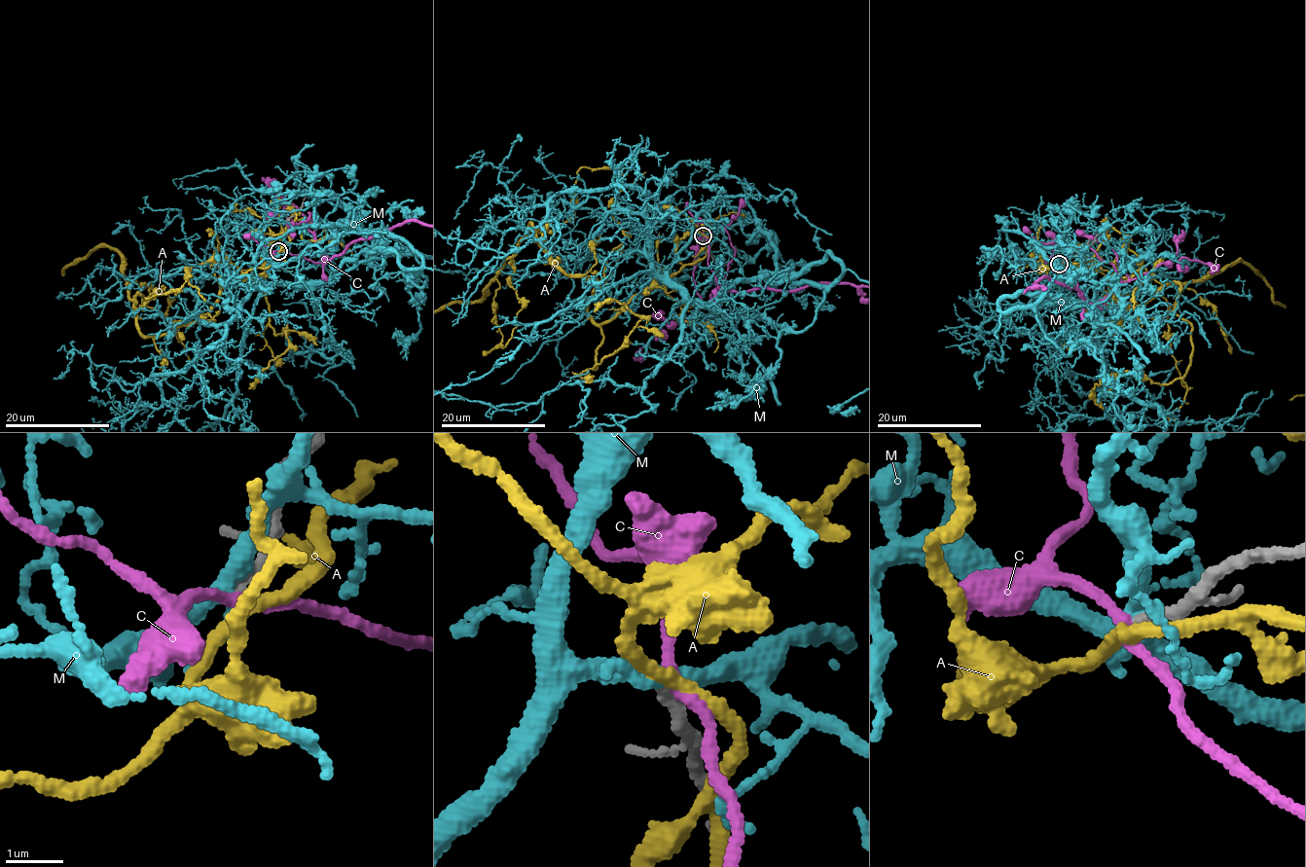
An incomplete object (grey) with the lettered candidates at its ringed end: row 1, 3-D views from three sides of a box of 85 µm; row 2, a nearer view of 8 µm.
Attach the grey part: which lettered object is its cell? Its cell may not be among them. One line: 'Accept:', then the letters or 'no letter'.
Accept: no letter

